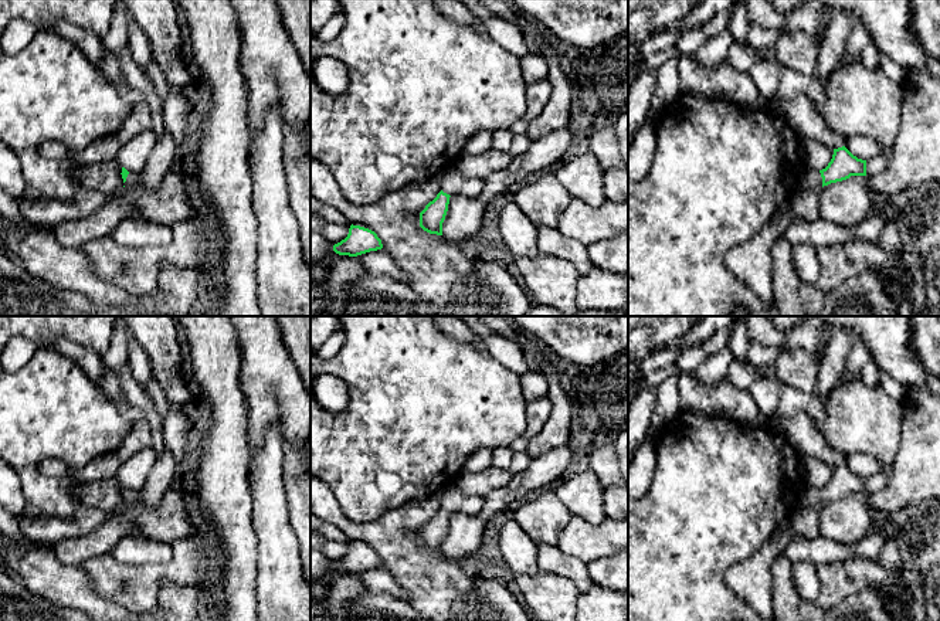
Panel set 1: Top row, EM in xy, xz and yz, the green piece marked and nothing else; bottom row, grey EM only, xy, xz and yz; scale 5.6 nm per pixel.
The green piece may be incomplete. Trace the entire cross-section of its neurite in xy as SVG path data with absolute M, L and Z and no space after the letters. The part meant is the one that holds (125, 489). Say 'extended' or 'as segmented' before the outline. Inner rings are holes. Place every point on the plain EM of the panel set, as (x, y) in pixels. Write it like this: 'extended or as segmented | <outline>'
extended | M166 448L164 452L157 457L153 468L149 471L147 481L142 491L130 491L125 485L122 485L121 492L123 496L123 503L130 506L140 502L143 506L147 508L157 506L162 502L164 493L173 485L174 471L176 462Z

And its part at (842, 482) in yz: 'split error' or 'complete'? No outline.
split error

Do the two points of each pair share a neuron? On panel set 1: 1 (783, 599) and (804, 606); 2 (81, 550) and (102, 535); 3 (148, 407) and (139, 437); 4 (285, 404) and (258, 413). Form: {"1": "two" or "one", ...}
{"1": "two", "2": "one", "3": "two", "4": "one"}

